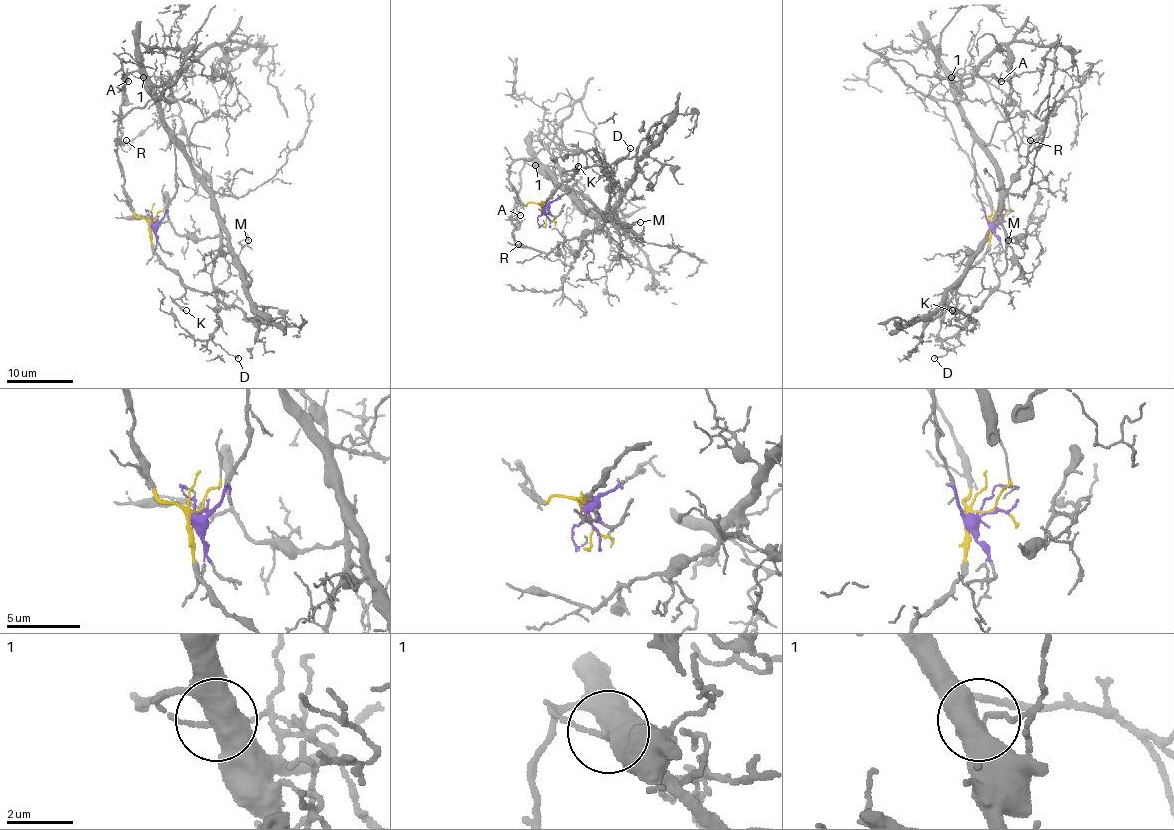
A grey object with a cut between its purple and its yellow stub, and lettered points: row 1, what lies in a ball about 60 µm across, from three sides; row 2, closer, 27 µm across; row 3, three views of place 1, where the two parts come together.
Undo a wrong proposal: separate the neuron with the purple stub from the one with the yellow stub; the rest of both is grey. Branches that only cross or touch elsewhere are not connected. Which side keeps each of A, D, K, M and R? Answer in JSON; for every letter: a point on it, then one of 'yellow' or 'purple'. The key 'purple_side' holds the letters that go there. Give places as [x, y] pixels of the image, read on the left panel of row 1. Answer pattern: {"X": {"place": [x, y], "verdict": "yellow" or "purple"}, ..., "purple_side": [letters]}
{"A": {"place": [128, 81], "verdict": "purple"}, "D": {"place": [238, 358], "verdict": "purple"}, "K": {"place": [186, 310], "verdict": "yellow"}, "M": {"place": [248, 240], "verdict": "purple"}, "R": {"place": [126, 140], "verdict": "purple"}, "purple_side": ["A", "D", "M", "R"]}

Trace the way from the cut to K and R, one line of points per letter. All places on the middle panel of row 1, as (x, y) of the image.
K: (543, 209), (542, 204), (577, 170), (567, 170), (578, 165)
R: (543, 209), (568, 189), (547, 170), (530, 160), (525, 162), (512, 235), (518, 244)

